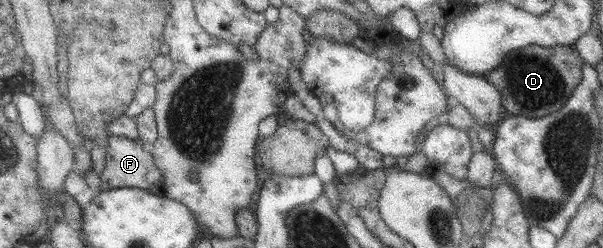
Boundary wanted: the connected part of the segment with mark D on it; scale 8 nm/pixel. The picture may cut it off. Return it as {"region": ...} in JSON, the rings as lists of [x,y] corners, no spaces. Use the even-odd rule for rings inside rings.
{"region":[[[537,44],[511,50],[492,72],[484,73],[484,80],[500,90],[502,106],[512,115],[540,118],[558,110],[572,94],[581,78],[583,60],[575,46],[543,47]]]}

